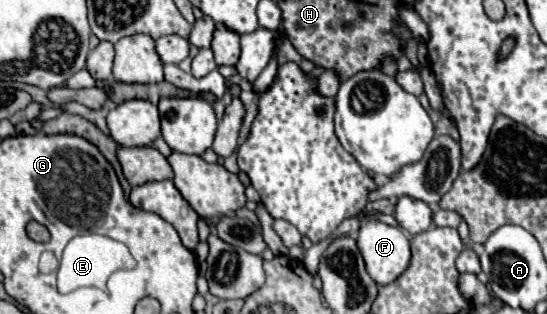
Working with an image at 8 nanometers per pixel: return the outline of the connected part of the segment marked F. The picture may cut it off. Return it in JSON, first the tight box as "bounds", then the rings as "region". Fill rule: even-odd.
{"bounds":[358,221,410,285],"region":[[[370,221],[360,227],[358,249],[364,251],[368,275],[378,285],[388,285],[400,277],[410,263],[410,241],[400,227]]]}

